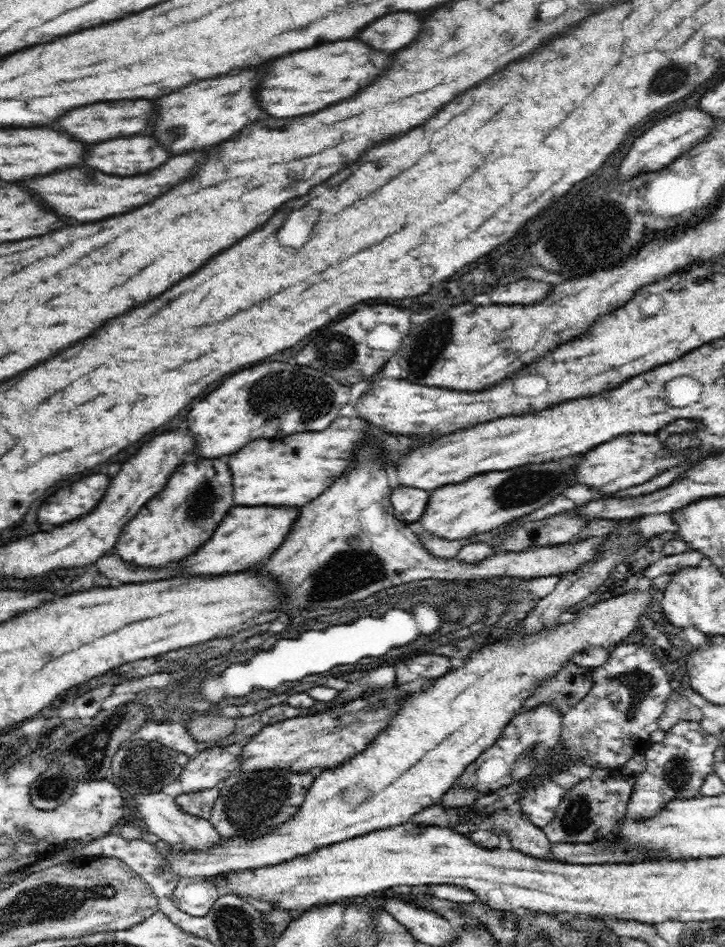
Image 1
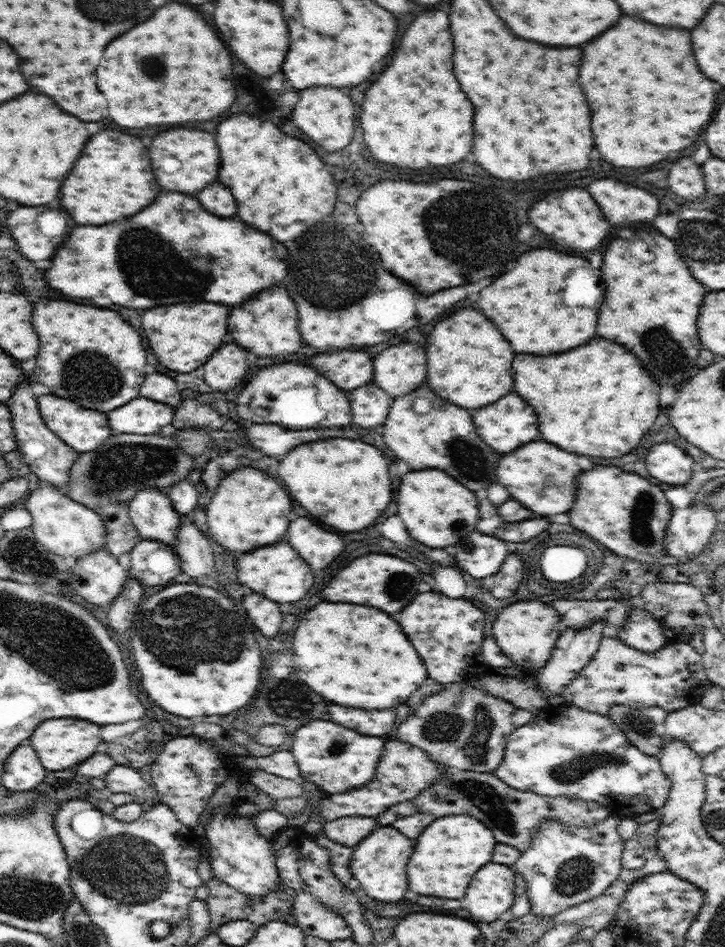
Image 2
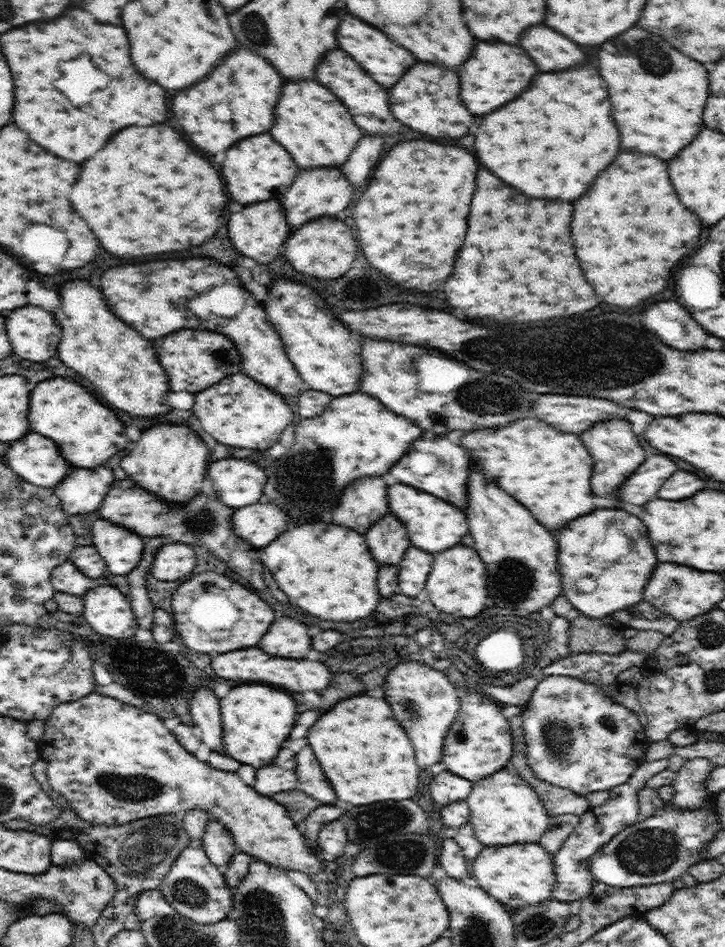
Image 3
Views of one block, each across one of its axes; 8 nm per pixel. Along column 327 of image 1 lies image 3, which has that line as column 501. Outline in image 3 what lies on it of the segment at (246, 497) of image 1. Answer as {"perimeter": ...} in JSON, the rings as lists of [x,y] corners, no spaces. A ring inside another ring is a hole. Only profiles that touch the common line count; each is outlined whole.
{"perimeter":[[[524,418],[506,428],[466,432],[460,444],[472,454],[472,462],[478,462],[486,478],[496,480],[548,530],[560,530],[570,520],[594,510],[590,490],[594,462],[576,434],[560,432],[538,418]]]}

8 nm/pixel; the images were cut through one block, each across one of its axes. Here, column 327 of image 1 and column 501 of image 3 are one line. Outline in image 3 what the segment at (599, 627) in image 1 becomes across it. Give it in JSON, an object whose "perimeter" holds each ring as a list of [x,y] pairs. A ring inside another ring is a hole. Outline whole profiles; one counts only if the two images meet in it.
{"perimeter":[[[502,769],[473,784],[471,794],[466,798],[470,809],[469,822],[484,846],[538,843],[544,831],[548,830],[551,816],[527,783],[518,774]]]}

